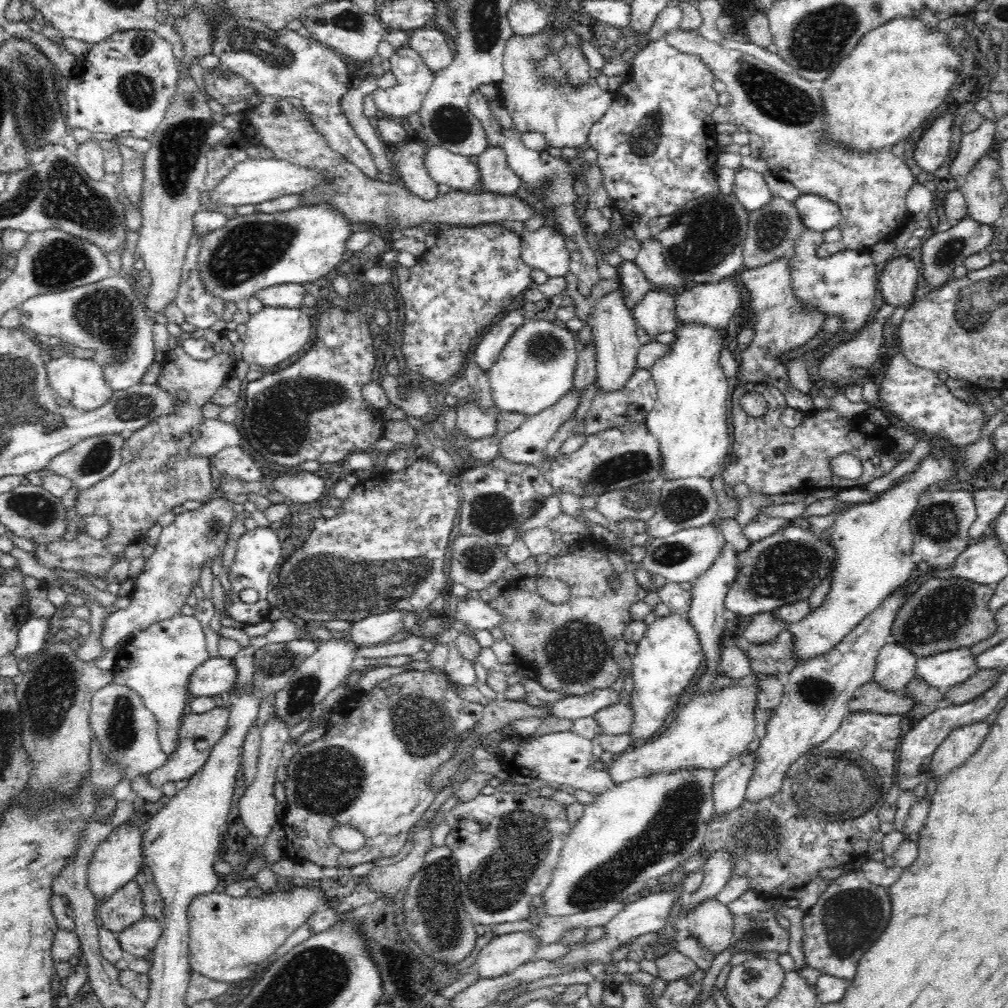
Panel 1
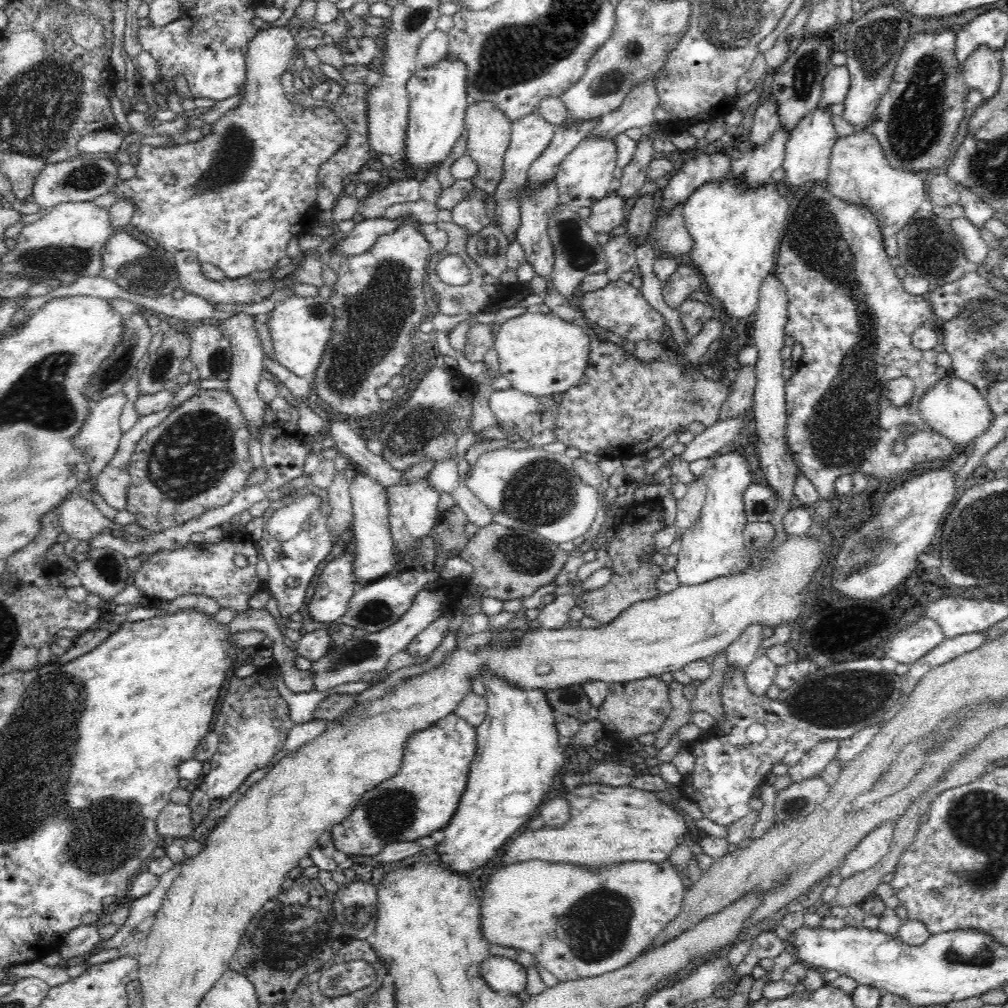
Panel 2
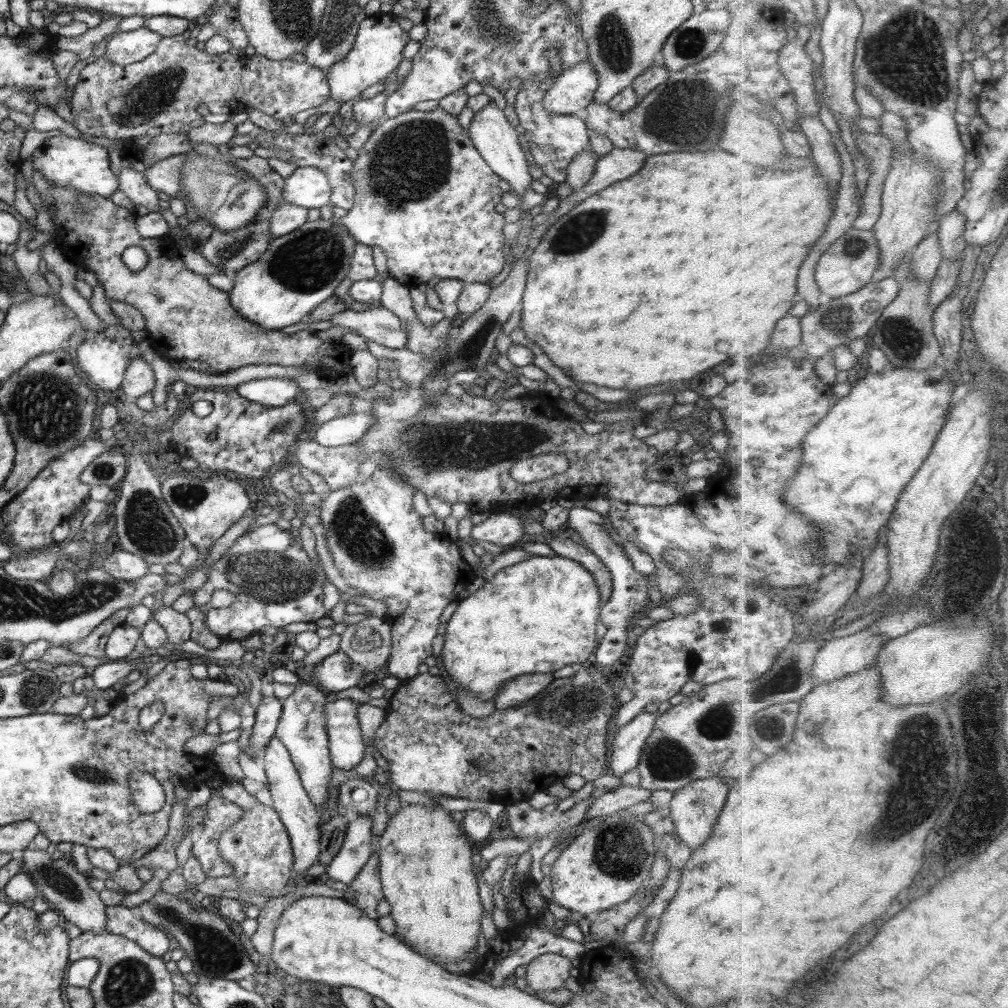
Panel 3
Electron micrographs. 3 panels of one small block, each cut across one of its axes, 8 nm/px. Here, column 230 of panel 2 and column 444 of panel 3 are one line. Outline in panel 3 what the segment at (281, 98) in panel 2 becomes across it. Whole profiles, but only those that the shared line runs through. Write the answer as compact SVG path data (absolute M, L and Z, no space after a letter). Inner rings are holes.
M437 107L435 110L425 112L412 109L399 114L396 118L385 118L373 128L369 139L358 152L358 158L353 161L353 170L351 171L351 178L356 191L354 206L346 216L339 219L339 222L350 232L356 243L368 247L379 246L384 250L390 277L410 288L427 283L431 278L458 279L464 283L479 282L486 284L490 283L499 272L502 272L502 268L506 264L505 255L502 251L506 238L502 230L507 223L504 221L504 214L500 214L494 209L500 204L500 198L504 194L502 188L498 185L501 178L476 150L469 137L469 132L458 123L457 116Z

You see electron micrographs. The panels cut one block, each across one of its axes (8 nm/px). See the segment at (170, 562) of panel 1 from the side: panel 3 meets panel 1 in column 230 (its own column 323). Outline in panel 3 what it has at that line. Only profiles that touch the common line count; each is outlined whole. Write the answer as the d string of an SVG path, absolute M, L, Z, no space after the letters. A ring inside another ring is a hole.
M381 464L374 474L370 476L369 480L364 482L355 483L352 486L346 486L342 489L337 489L336 491L331 491L327 495L325 495L324 501L320 506L320 510L316 512L316 514L320 517L320 521L324 525L326 529L326 540L327 545L329 546L329 550L332 553L332 558L334 560L334 566L338 569L338 572L344 578L346 584L352 589L358 589L361 592L364 592L364 596L374 598L374 600L382 600L382 602L386 603L388 609L386 609L386 614L384 618L388 622L390 622L391 635L392 635L392 644L391 644L391 655L389 656L389 660L387 662L388 672L390 672L391 676L394 676L398 679L411 679L413 676L418 674L418 666L420 664L424 664L424 660L428 658L428 656L432 656L432 640L437 635L436 630L438 630L438 624L440 618L440 614L444 612L444 608L450 604L450 602L456 601L458 598L458 593L470 586L475 582L476 576L473 572L473 567L462 557L460 553L460 547L456 542L451 540L446 536L446 534L440 533L429 533L424 529L422 525L422 516L417 514L412 510L412 501L414 500L415 492L412 490L412 486L406 482L406 480L402 480L388 464Z

